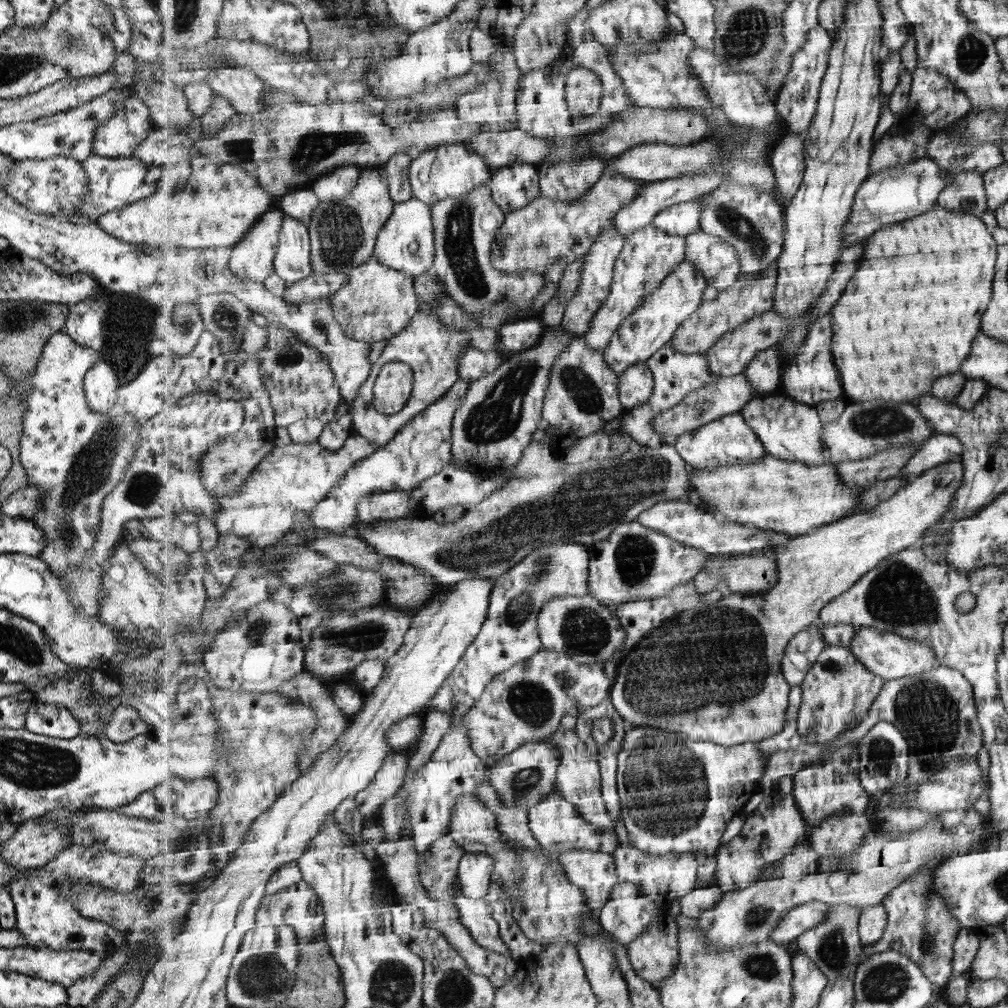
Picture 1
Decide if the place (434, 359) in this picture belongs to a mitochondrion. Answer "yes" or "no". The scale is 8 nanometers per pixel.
no

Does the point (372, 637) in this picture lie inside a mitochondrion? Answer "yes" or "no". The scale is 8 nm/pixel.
yes

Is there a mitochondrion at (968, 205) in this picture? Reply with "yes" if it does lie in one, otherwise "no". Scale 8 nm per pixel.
no

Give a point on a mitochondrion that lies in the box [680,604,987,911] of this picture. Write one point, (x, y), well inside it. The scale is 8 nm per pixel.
(930, 711)

